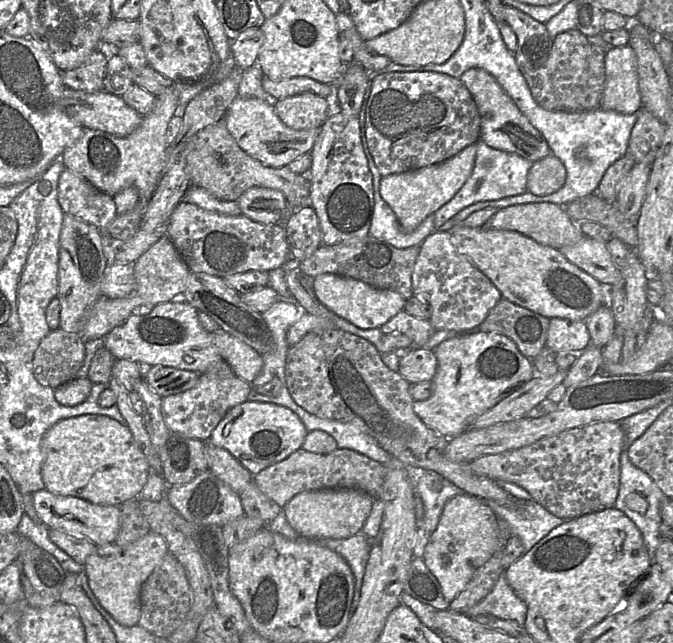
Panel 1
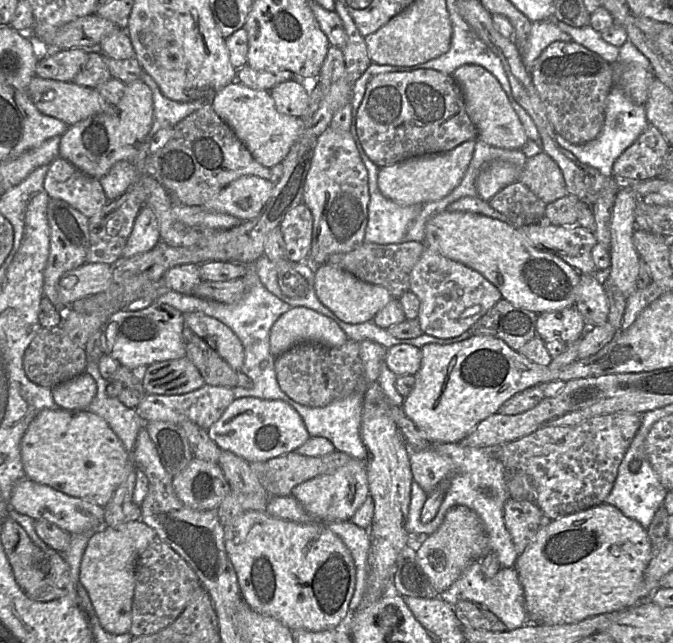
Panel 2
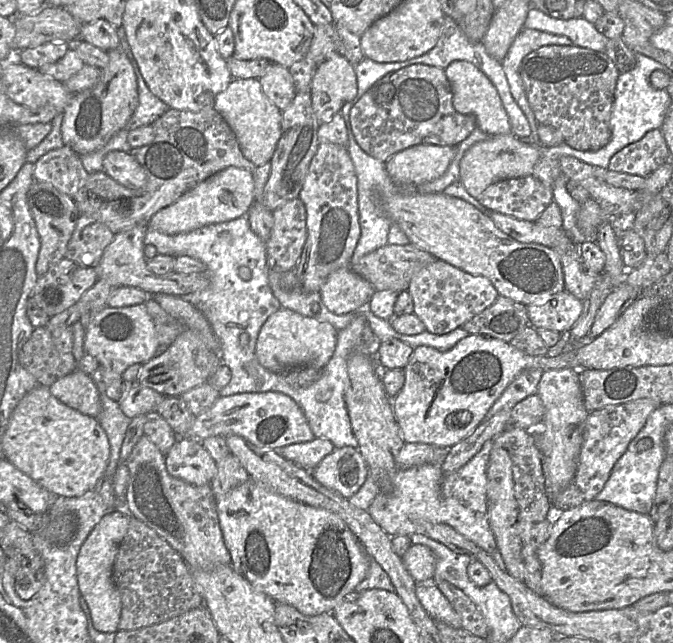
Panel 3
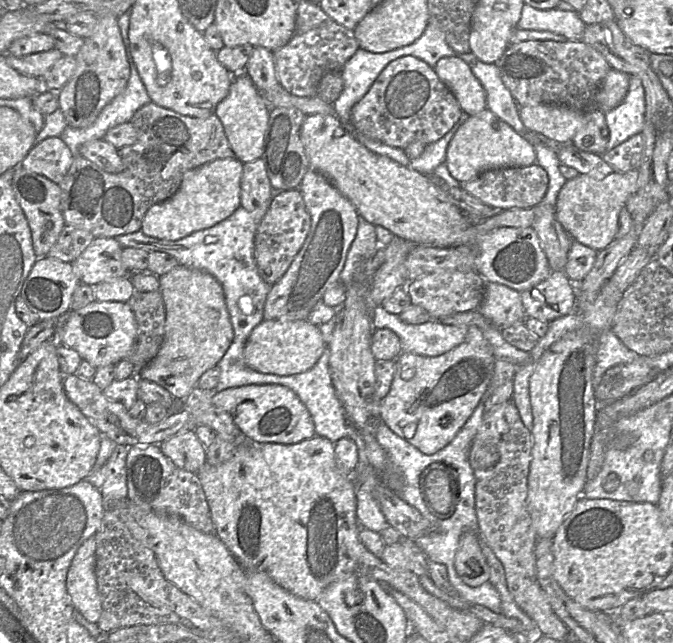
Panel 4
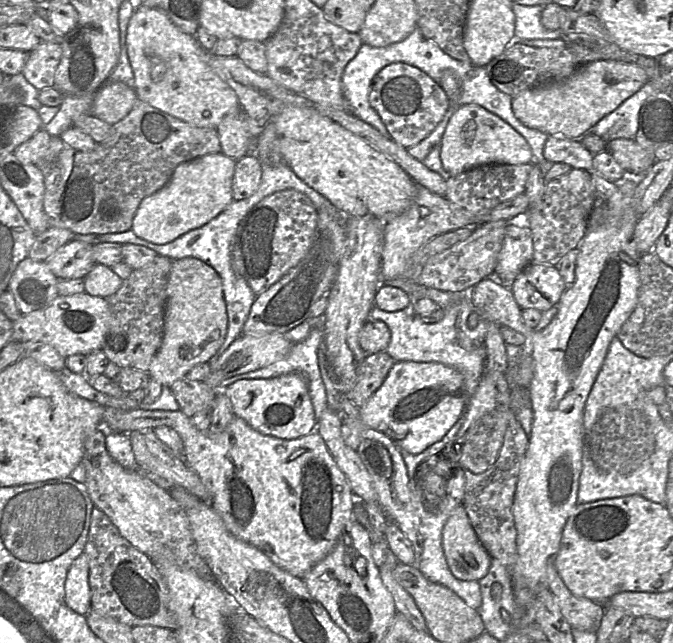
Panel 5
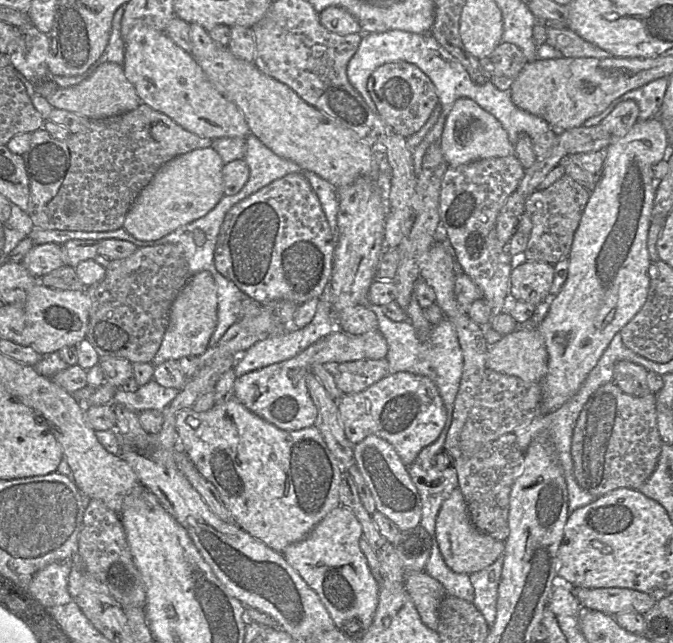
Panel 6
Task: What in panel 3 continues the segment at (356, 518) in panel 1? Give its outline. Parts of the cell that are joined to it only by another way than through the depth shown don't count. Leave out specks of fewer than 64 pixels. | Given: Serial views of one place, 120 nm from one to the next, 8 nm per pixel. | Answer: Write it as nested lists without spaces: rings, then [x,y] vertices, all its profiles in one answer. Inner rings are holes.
[[[344,446],[335,448],[311,474],[324,487],[349,499],[361,488],[369,470],[359,449]]]

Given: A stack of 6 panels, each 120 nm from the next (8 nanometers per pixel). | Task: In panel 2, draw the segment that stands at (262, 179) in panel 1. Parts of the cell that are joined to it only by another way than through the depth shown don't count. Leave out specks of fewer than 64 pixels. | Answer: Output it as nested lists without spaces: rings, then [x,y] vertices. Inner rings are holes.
[[[211,104],[191,113],[173,127],[173,135],[166,145],[147,159],[146,172],[167,190],[174,201],[198,206],[242,176],[265,180],[272,177],[271,170],[253,158]]]

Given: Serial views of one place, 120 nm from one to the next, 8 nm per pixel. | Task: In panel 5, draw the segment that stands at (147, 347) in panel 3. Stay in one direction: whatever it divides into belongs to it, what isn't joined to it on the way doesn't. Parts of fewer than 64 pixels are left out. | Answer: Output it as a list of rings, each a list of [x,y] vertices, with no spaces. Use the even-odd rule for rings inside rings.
[[[86,292],[72,296],[57,296],[46,307],[22,315],[13,322],[12,341],[43,342],[51,345],[64,358],[101,350],[110,321],[110,308],[103,297]]]

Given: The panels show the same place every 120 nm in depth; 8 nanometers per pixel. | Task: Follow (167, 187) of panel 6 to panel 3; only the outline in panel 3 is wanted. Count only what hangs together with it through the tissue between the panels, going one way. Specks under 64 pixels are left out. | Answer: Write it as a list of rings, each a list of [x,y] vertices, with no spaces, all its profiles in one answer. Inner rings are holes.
[[[231,166],[198,183],[173,204],[156,212],[150,218],[148,227],[168,235],[190,232],[245,216],[254,201],[253,174],[246,169]]]

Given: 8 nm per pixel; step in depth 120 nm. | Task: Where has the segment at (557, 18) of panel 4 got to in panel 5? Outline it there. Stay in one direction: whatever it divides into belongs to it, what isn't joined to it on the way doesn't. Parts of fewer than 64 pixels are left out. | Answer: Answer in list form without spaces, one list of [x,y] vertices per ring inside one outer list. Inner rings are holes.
[[[513,4],[515,14],[515,40],[560,39],[563,34],[560,29],[548,30],[541,23],[545,5],[524,6]]]

